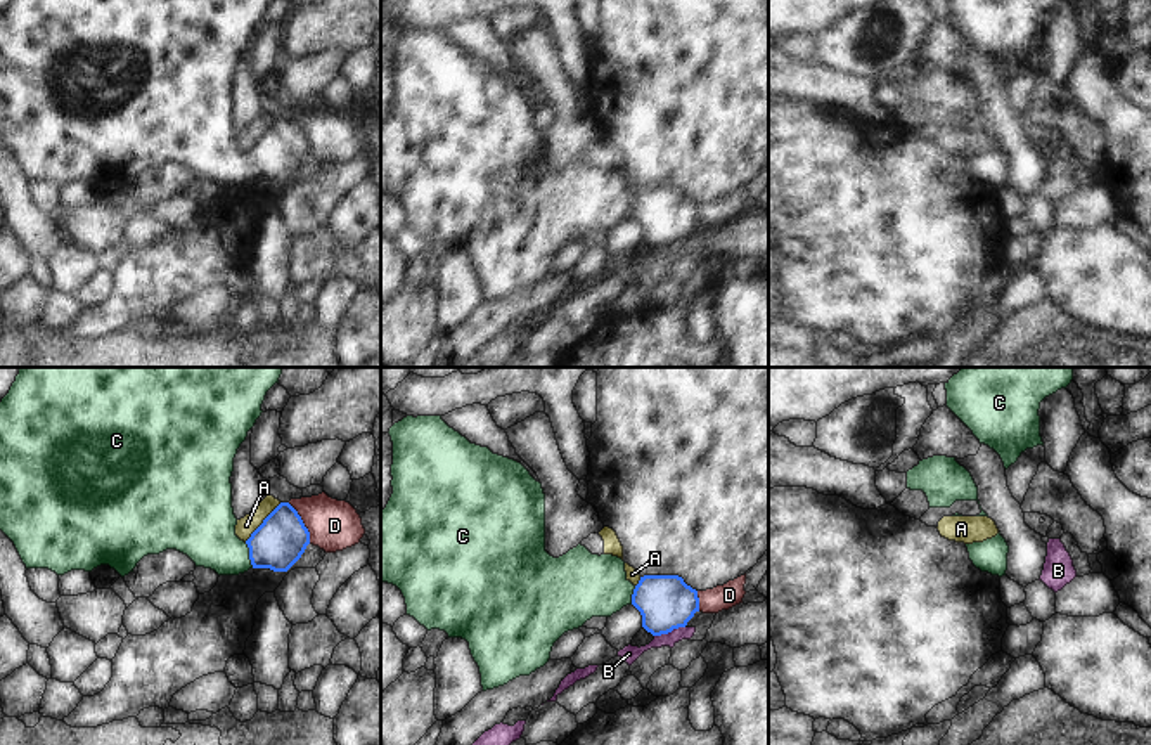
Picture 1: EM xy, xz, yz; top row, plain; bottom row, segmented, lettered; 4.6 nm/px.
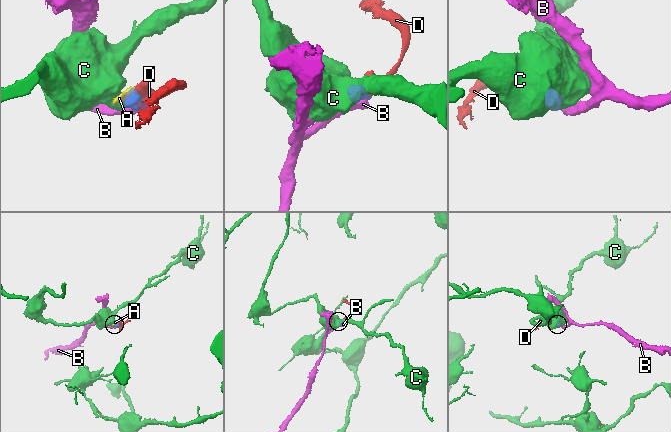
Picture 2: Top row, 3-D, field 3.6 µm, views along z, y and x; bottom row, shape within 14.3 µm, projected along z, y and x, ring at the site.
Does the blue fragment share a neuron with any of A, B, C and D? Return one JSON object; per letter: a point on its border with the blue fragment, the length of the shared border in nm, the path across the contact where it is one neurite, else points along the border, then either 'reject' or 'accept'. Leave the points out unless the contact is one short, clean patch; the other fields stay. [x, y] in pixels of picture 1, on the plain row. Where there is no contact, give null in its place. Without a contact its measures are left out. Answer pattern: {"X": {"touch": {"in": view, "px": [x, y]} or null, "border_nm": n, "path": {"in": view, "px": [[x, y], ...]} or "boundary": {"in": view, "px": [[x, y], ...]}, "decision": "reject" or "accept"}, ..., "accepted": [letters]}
{"A": {"touch": {"in": "xy", "px": [263, 134]}, "border_nm": 260, "boundary": {"in": "xy", "px": [[281, 115], [244, 153]]}, "decision": "reject"}, "B": {"touch": {"in": "xz", "px": [668, 243]}, "border_nm": 150, "boundary": {"in": "xz", "px": [[684, 238], [655, 248]]}, "decision": "reject"}, "C": {"touch": {"in": "xy", "px": [250, 167]}, "border_nm": 130, "path": {"in": "xy", "px": [[281, 151], [250, 167], [229, 167], [203, 141]]}, "decision": "accept"}, "D": {"touch": {"in": "xy", "px": [303, 136]}, "border_nm": 220, "boundary": {"in": "xy", "px": [[288, 115], [307, 141], [310, 155]]}, "decision": "reject"}, "accepted": ["C"]}

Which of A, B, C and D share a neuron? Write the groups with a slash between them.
A D / B / C

